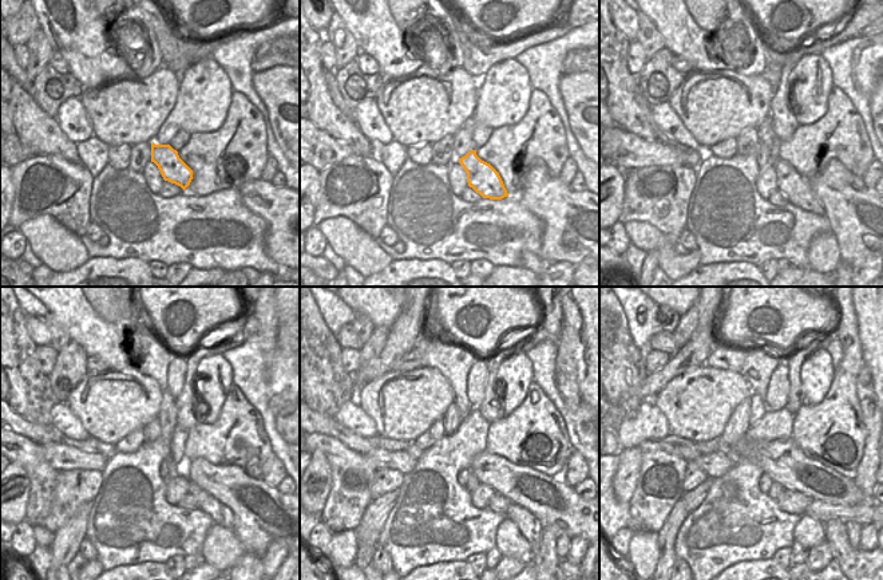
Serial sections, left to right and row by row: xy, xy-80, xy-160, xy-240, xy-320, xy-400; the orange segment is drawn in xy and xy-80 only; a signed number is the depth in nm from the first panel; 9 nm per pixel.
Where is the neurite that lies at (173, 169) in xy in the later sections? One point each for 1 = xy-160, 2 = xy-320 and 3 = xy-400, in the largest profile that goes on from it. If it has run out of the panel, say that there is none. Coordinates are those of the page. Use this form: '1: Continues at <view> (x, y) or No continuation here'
1: Continues at xy-160 (796, 189)
2: Continues at xy-320 (527, 524)
3: Continues at xy-400 (850, 559)

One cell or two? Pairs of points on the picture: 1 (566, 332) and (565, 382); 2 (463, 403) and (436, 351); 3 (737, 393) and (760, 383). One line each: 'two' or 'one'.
1: one
2: one
3: two

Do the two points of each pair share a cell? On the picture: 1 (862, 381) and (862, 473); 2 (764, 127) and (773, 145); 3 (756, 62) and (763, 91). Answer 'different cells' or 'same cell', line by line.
1: same cell
2: same cell
3: different cells

